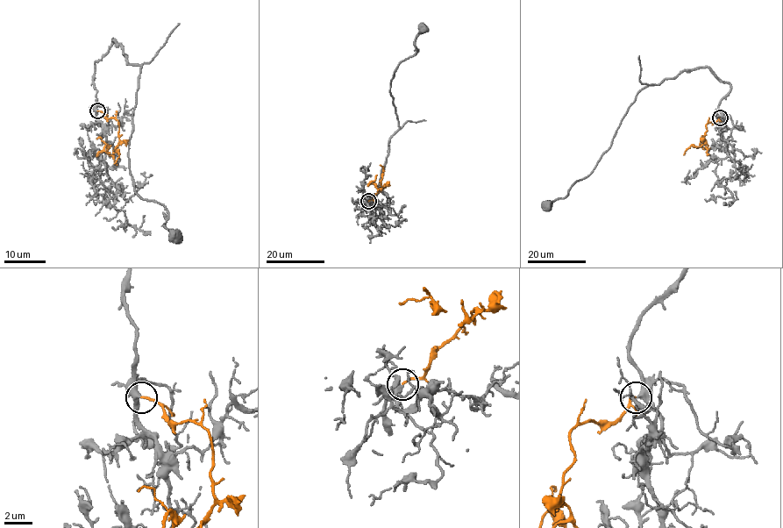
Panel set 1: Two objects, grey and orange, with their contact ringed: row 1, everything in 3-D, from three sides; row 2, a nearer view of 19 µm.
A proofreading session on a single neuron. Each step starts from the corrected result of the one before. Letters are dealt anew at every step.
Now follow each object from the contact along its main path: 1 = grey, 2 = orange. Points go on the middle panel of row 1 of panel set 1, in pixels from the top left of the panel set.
1: (368, 201), (366, 212), (399, 127), (391, 80), (402, 61), (417, 51), (416, 37), (423, 24)
2: (368, 201), (383, 188), (383, 185), (379, 189), (376, 188), (373, 181), (377, 174)

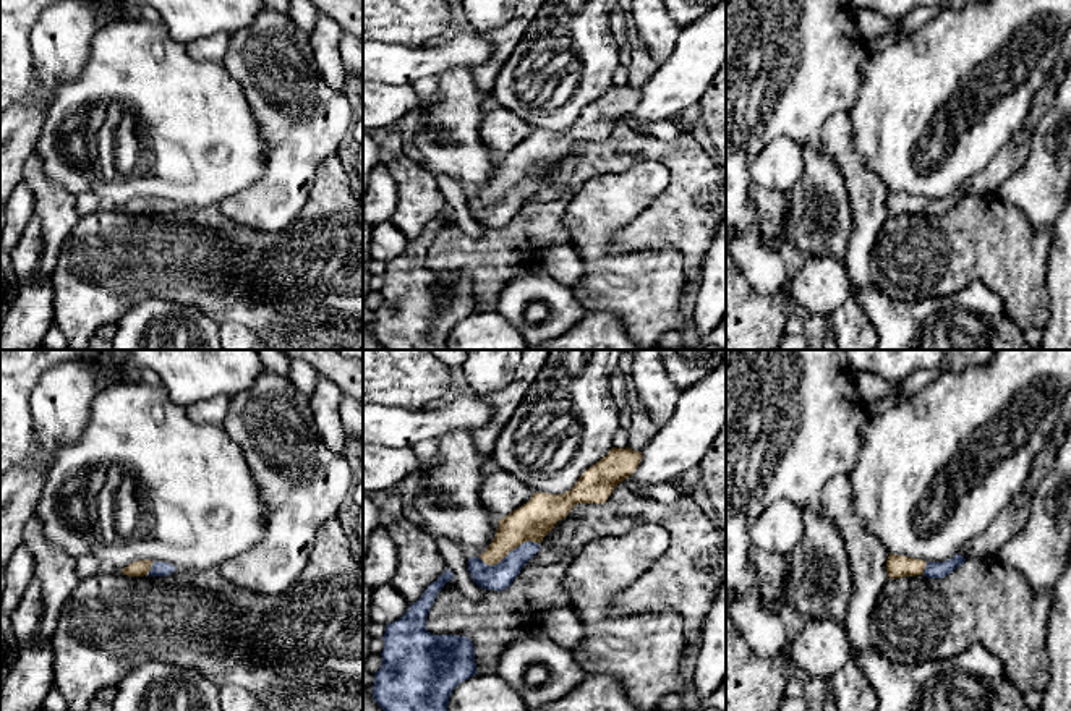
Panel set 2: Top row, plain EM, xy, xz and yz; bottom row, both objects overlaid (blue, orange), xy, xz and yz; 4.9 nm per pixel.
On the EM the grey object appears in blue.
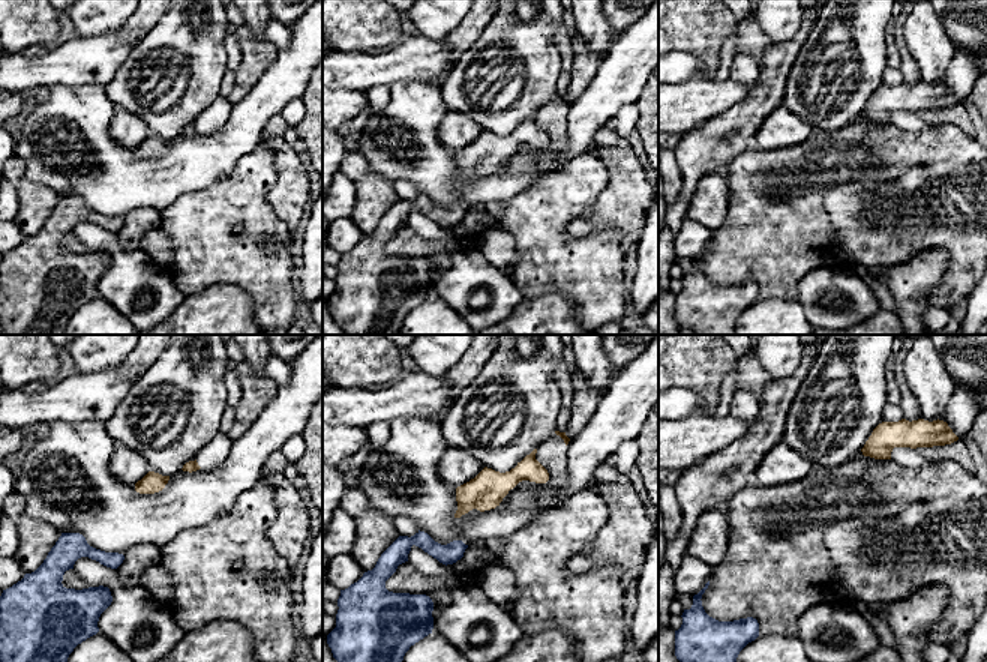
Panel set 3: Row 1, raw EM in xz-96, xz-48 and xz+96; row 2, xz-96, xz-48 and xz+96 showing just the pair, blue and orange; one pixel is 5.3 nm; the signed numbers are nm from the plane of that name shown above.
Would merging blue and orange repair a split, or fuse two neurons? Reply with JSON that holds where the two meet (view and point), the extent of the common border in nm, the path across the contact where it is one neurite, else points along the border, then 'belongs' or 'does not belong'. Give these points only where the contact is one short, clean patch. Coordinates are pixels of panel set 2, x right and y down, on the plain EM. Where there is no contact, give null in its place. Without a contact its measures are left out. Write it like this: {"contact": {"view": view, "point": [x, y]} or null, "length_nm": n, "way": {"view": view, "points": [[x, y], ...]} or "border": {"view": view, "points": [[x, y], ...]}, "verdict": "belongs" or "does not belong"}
{"contact": {"view": "xz", "point": [509, 190]}, "length_nm": 300, "way": {"view": "xz", "points": [[498, 214], [498, 203], [509, 190], [517, 174], [533, 157]]}, "verdict": "belongs"}

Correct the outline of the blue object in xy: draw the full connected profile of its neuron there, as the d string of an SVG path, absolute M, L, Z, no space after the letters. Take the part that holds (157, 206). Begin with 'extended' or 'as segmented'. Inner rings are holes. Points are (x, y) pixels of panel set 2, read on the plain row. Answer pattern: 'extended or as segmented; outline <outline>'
extended; outline M138 198L125 204L122 209L128 214L167 214L177 206L167 199L151 199L151 198Z

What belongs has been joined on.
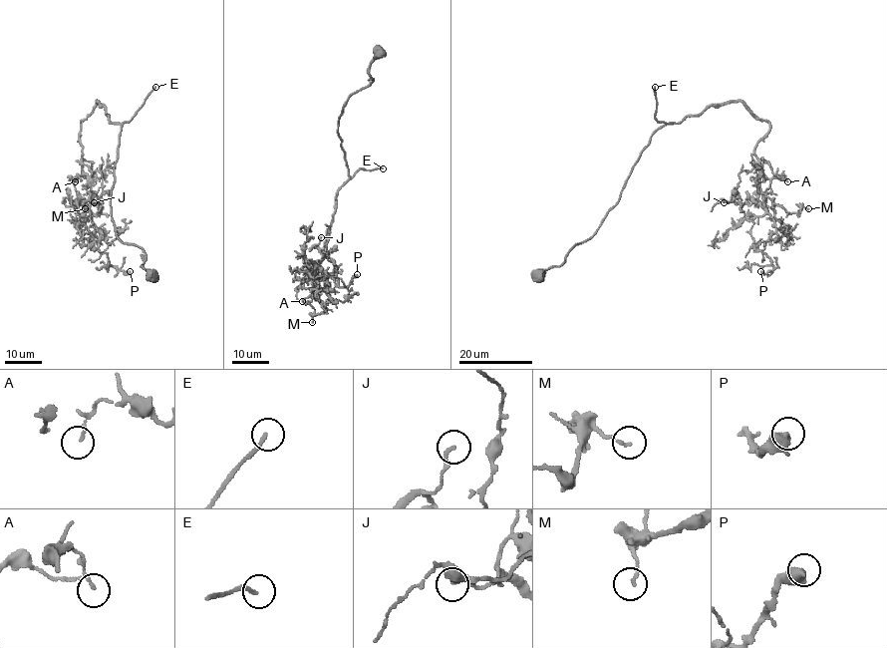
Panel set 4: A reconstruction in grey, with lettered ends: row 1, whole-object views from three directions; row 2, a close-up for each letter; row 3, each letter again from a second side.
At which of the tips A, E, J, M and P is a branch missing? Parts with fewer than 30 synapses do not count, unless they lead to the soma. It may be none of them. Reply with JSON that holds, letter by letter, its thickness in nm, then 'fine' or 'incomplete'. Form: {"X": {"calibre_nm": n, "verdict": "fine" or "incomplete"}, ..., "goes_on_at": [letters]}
{"A": {"calibre_nm": 80, "verdict": "fine"}, "E": {"calibre_nm": 180, "verdict": "fine"}, "J": {"calibre_nm": 120, "verdict": "fine"}, "M": {"calibre_nm": 120, "verdict": "fine"}, "P": {"calibre_nm": 550, "verdict": "fine"}, "goes_on_at": []}

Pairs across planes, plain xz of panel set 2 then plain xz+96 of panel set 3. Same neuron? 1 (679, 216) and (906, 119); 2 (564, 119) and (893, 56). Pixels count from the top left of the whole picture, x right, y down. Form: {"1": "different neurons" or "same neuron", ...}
{"1": "different neurons", "2": "different neurons"}

